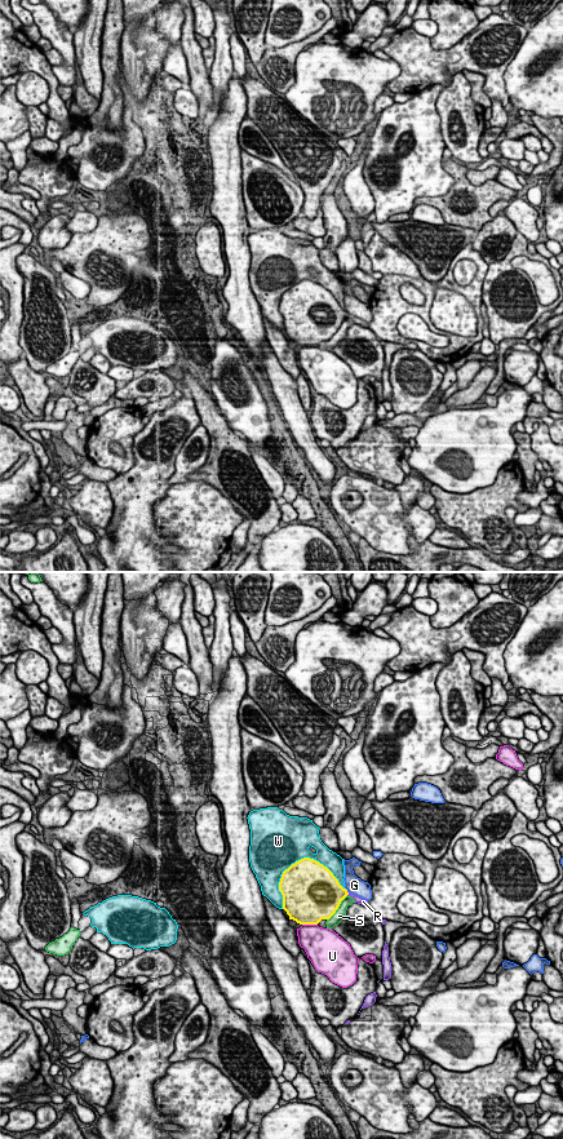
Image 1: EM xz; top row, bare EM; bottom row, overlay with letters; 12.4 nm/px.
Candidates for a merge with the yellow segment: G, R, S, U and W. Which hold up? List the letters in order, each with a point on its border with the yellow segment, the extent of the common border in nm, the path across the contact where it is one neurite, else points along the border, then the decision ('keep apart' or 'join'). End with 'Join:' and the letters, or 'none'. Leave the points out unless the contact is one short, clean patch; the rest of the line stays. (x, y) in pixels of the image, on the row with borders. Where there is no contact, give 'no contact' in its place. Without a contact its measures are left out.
G: meets yellow in xz at (346, 890); contact 90 nm long; keep apart
R: meets yellow in xz at (348, 894); contact 60 nm long; runs through xz (328, 894), (348, 894), (357, 899); join
S: meets yellow in xz at (337, 908); contact 400 nm long; keep apart
U: meets yellow in xz at (310, 923); contact 190 nm long; keep apart
W: meets yellow in xz at (309, 858); contact 850 nm long; keep apart
Join: R

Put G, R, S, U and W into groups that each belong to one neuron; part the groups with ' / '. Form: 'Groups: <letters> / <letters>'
Groups: G / R / S / U / W

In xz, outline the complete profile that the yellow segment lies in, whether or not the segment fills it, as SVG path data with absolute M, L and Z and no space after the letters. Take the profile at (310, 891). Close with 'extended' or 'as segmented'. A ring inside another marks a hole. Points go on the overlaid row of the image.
M303 857L282 874L279 891L283 909L300 925L318 925L329 919L346 896L368 907L368 900L350 894L333 873L319 861Z; extended

